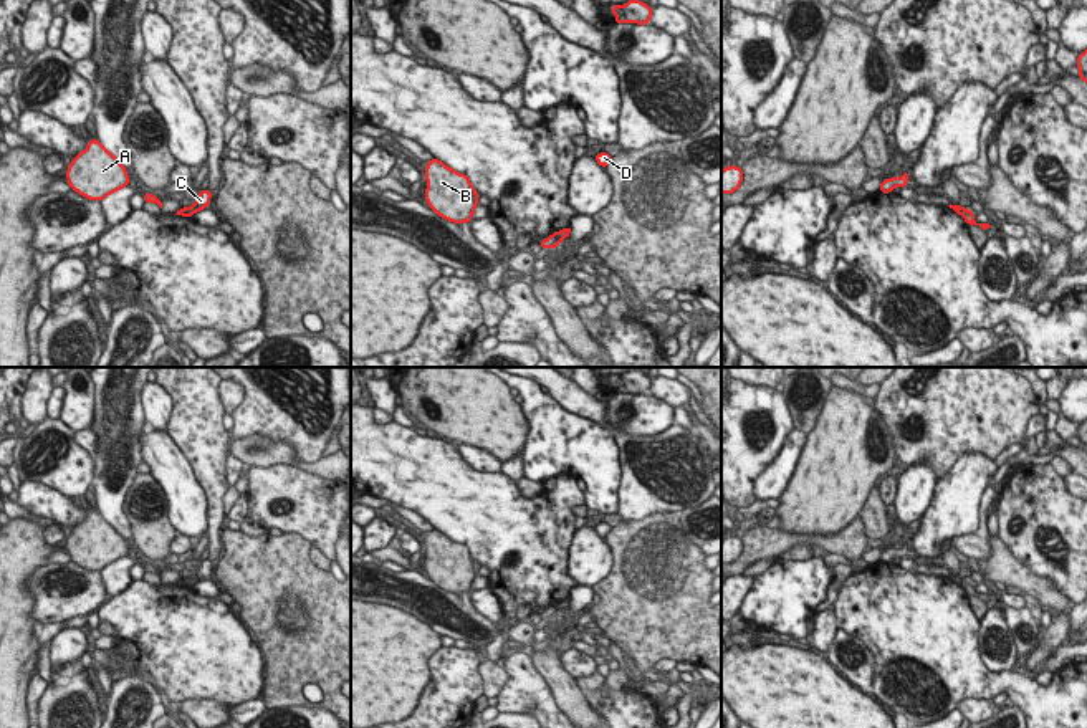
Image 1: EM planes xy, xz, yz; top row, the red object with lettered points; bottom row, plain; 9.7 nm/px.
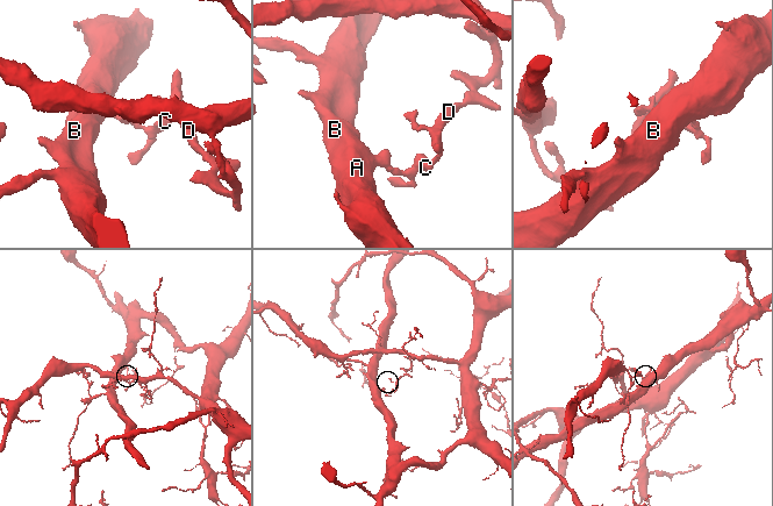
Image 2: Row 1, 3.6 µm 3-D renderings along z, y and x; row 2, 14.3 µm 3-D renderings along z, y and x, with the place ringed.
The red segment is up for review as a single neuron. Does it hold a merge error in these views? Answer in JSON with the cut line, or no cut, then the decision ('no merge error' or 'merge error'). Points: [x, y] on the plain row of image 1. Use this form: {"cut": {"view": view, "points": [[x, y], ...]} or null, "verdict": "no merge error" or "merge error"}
{"cut": {"view": "xz", "points": [[551, 606], [558, 613]]}, "verdict": "merge error"}

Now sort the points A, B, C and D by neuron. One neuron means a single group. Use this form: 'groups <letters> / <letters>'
groups A B / C D

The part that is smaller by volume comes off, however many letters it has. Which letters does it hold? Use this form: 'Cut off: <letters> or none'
Cut off: A, B

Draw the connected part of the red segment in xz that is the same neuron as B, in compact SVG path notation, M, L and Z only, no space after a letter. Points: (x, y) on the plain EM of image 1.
M432 529L425 538L425 571L438 587L458 596L472 592L478 576L478 564L468 546L455 543L440 529Z

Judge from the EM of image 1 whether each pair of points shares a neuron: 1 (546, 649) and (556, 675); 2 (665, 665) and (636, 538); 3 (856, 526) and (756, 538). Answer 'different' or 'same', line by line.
1: same
2: different
3: same

